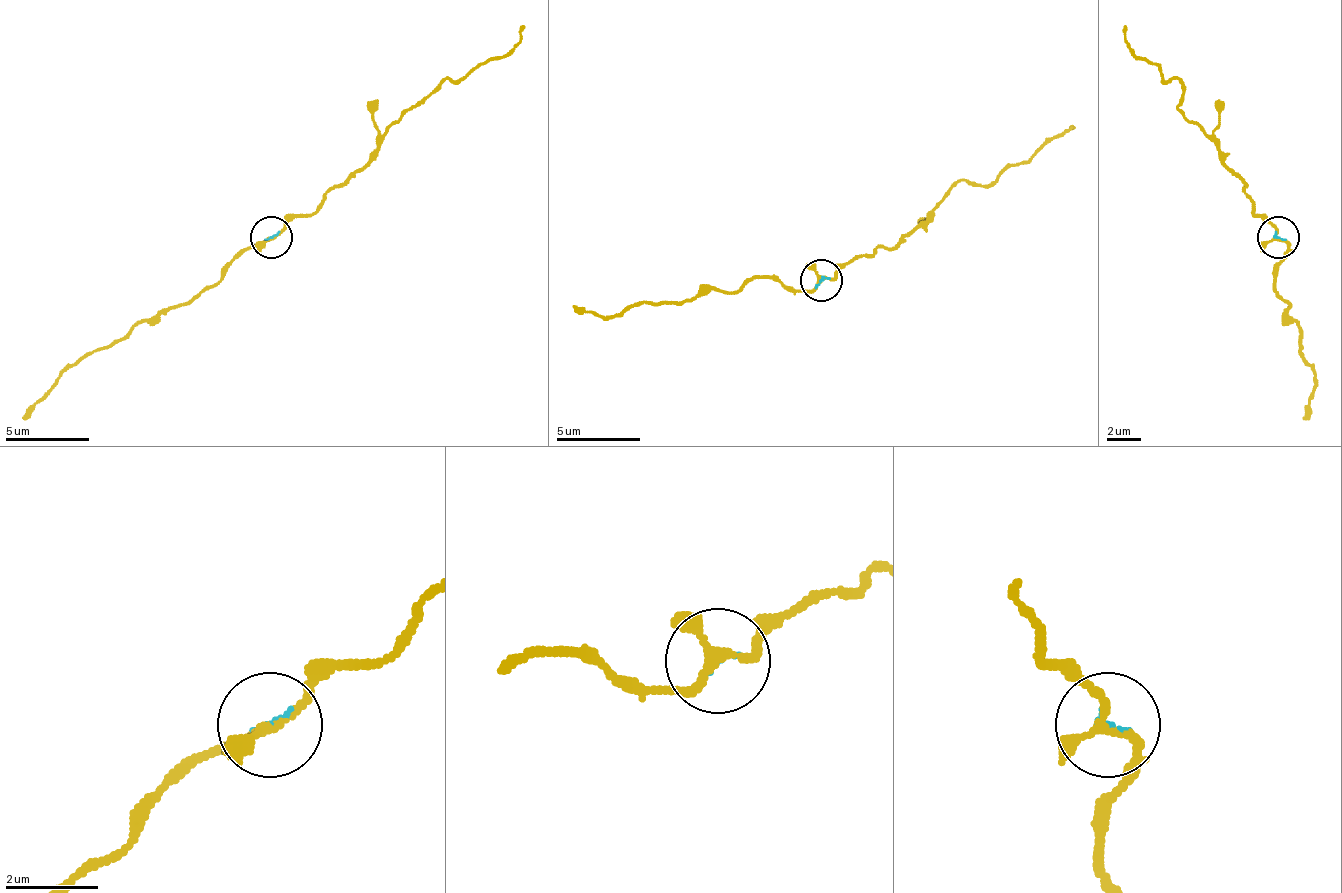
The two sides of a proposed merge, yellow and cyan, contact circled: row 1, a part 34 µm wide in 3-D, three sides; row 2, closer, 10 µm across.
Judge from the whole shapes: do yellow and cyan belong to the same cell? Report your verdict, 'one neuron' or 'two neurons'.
two neurons

